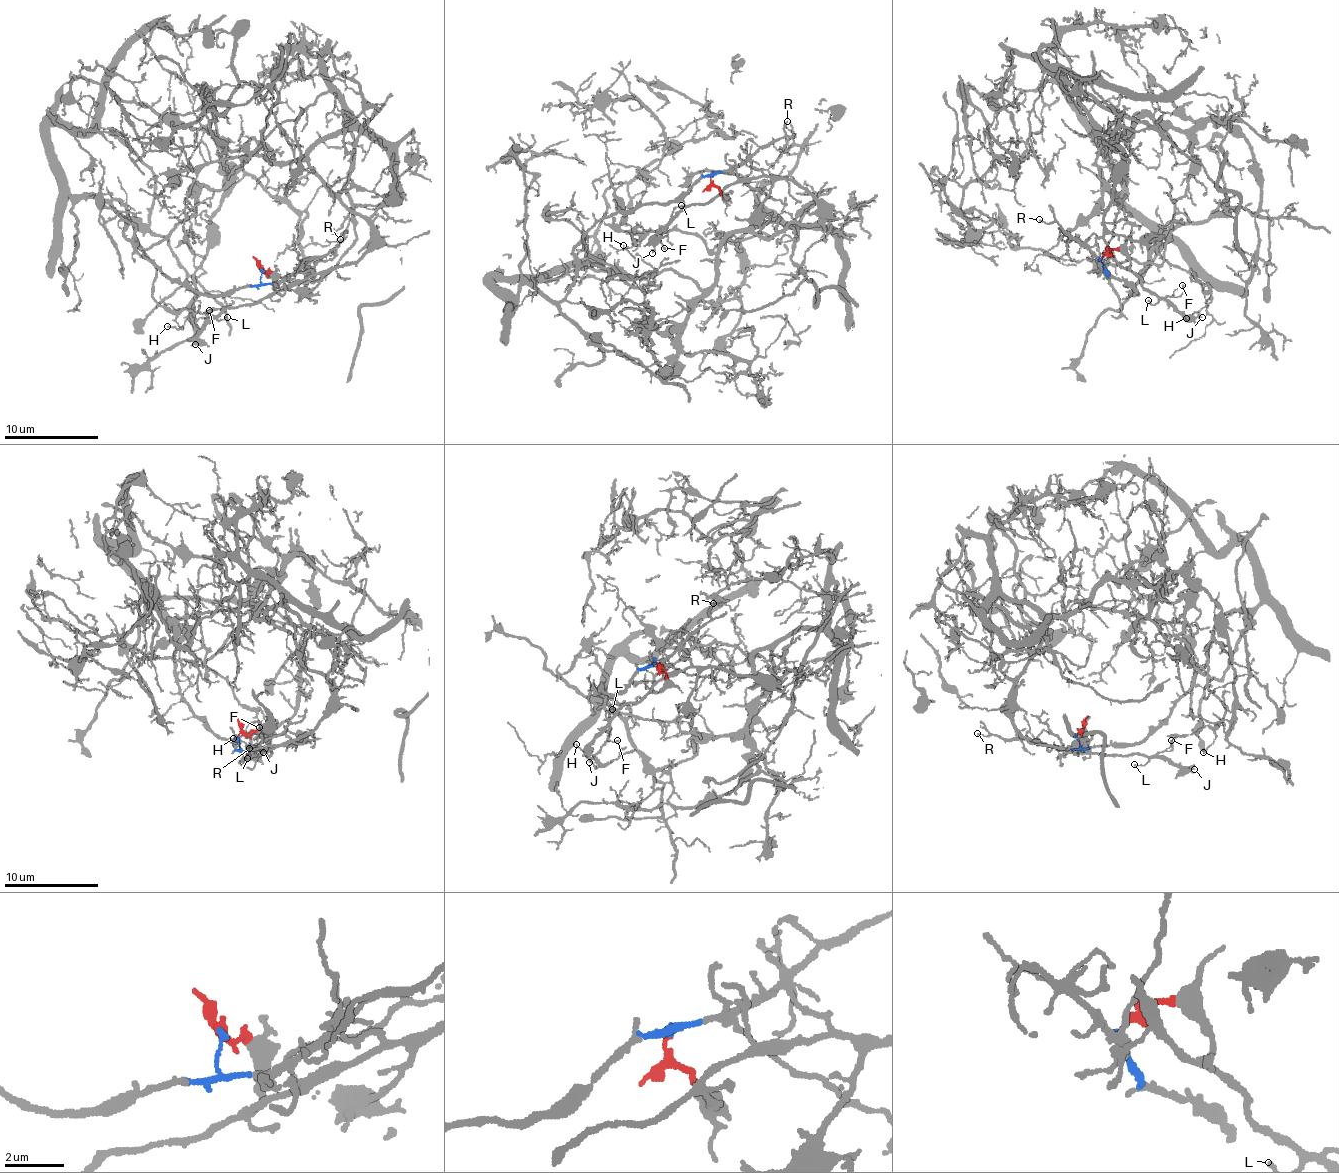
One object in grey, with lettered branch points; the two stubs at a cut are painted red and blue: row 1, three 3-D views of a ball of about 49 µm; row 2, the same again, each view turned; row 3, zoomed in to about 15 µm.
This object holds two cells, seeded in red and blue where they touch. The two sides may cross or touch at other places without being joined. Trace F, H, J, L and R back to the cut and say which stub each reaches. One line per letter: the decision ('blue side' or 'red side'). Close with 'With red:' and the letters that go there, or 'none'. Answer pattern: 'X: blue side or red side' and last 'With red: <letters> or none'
F: red side
H: blue side
J: red side
L: red side
R: blue side
With red: F, J, L

